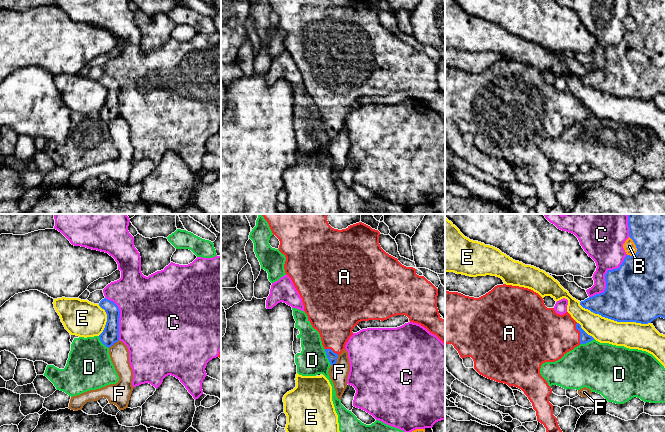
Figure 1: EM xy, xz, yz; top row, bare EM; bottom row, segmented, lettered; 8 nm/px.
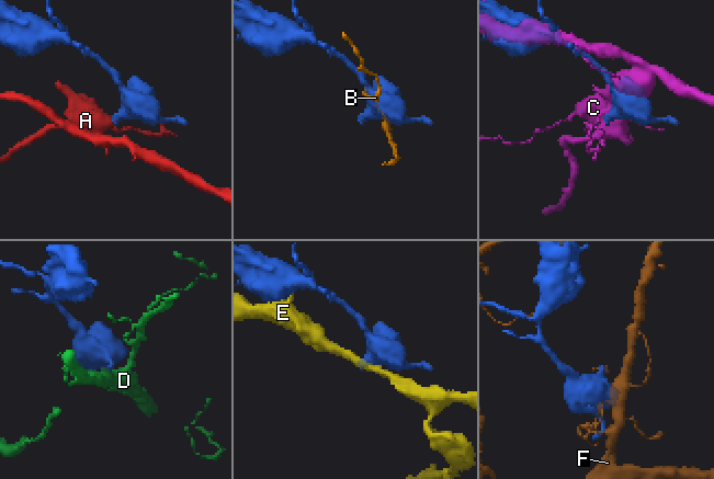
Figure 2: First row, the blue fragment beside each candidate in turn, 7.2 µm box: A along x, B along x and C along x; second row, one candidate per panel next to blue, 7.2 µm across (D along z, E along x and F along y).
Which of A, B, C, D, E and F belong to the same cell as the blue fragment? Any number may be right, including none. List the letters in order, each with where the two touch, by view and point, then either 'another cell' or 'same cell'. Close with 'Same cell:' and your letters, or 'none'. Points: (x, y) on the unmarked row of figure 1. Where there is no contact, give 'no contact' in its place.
A: contact yz (580, 109); same cell
B: contact yz (636, 22); another cell
C: contact yz (605, 53); another cell
D: contact xz (327, 133); another cell
E: contact yz (614, 96); another cell
F: contact xz (336, 137); another cell
Same cell: A

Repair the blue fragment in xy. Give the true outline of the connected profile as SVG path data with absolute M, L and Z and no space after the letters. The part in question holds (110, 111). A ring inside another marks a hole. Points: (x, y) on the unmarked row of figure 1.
M106 74L100 77L99 82L104 85L107 90L107 98L99 114L102 120L109 124L119 117L120 87L113 77Z

